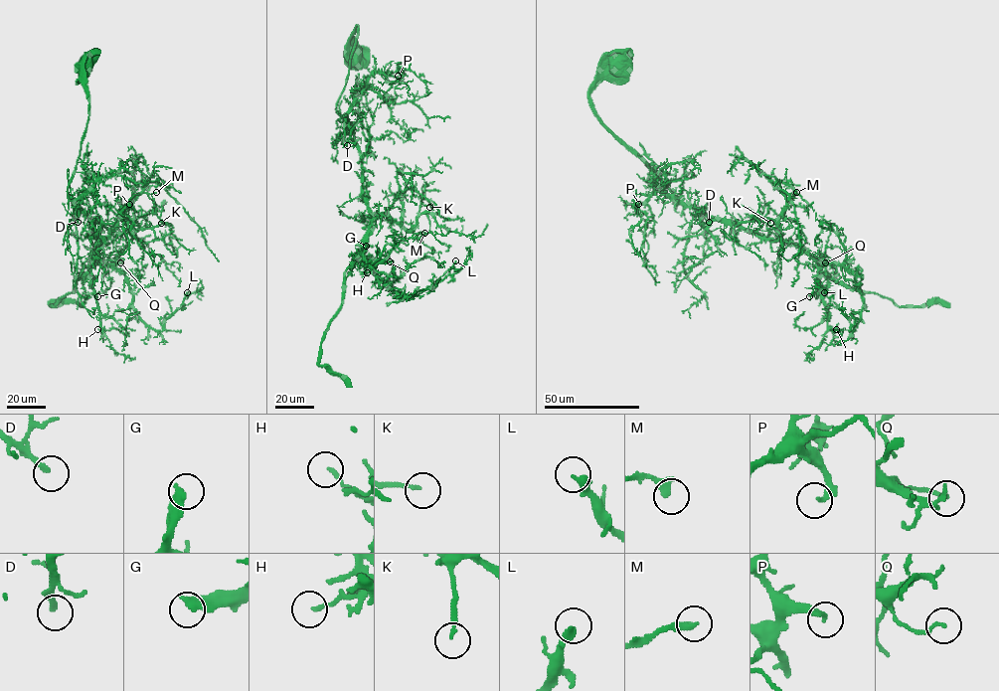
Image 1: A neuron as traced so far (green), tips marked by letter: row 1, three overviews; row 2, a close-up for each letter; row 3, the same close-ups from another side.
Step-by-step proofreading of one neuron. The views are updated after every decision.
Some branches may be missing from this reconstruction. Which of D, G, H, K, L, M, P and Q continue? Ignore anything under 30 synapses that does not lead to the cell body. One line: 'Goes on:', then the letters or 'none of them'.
Goes on: D, G, K

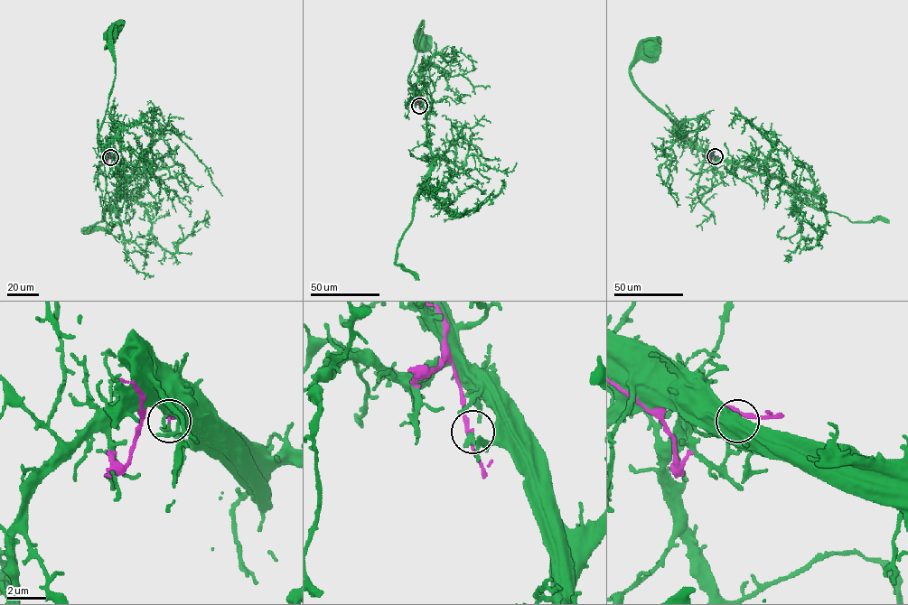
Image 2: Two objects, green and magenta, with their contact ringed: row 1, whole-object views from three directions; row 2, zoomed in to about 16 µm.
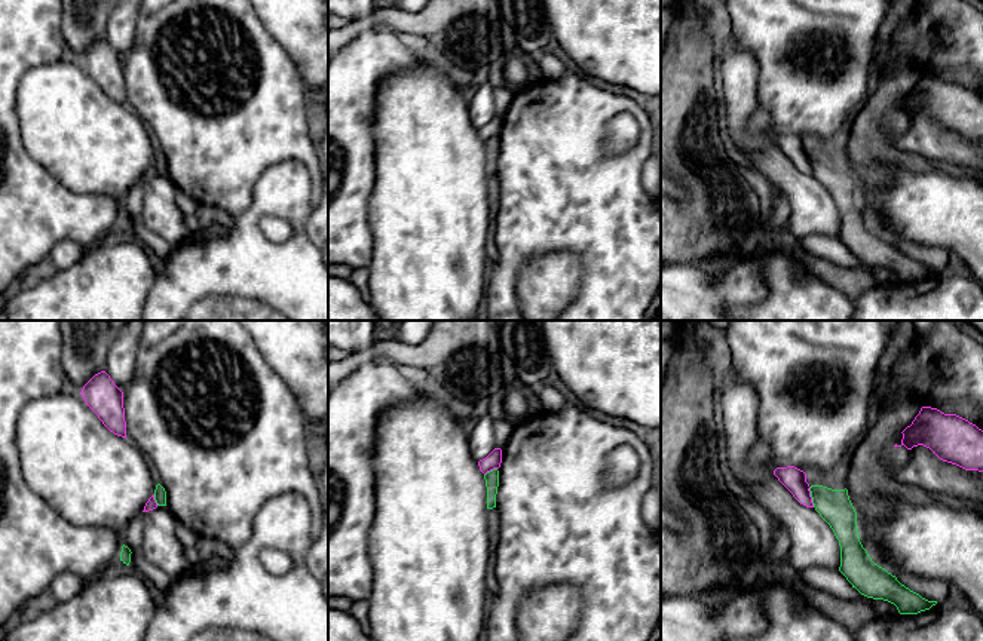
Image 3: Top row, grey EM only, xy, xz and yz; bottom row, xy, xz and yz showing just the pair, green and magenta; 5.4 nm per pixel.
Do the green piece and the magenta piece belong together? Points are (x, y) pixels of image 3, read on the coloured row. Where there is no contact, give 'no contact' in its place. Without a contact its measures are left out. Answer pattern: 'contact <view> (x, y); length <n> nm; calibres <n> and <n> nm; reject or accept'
contact yz (811, 496); length 110 nm; calibres 180 and 130 nm; reject

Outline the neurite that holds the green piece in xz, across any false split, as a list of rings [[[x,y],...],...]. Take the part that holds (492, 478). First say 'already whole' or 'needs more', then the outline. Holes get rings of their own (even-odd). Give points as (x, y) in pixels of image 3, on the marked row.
already whole; [[[493,469],[484,475],[487,487],[487,509],[496,507],[496,494],[499,487],[499,470]]]

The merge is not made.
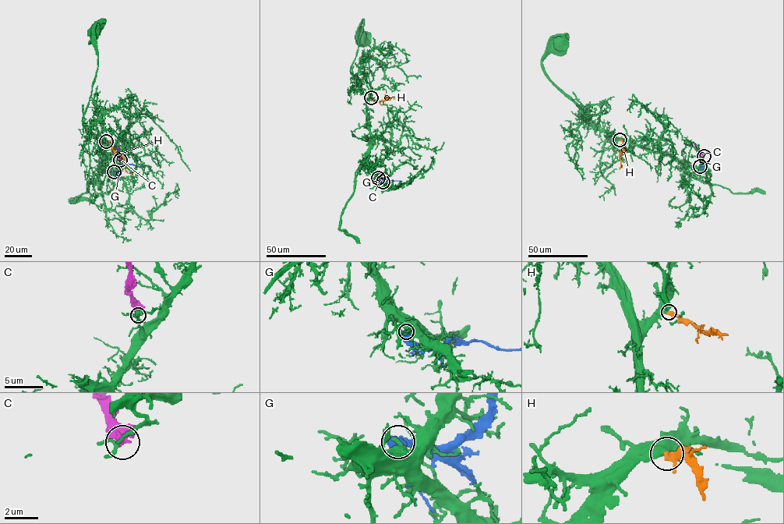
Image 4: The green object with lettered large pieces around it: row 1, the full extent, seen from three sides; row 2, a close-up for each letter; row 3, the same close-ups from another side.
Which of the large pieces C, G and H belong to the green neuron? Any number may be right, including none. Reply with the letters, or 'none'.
H

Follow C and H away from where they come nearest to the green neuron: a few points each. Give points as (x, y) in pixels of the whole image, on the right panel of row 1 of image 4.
C: (704, 156), (694, 143)
H: (619, 139), (623, 149), (619, 156), (622, 166), (619, 168), (621, 165)

